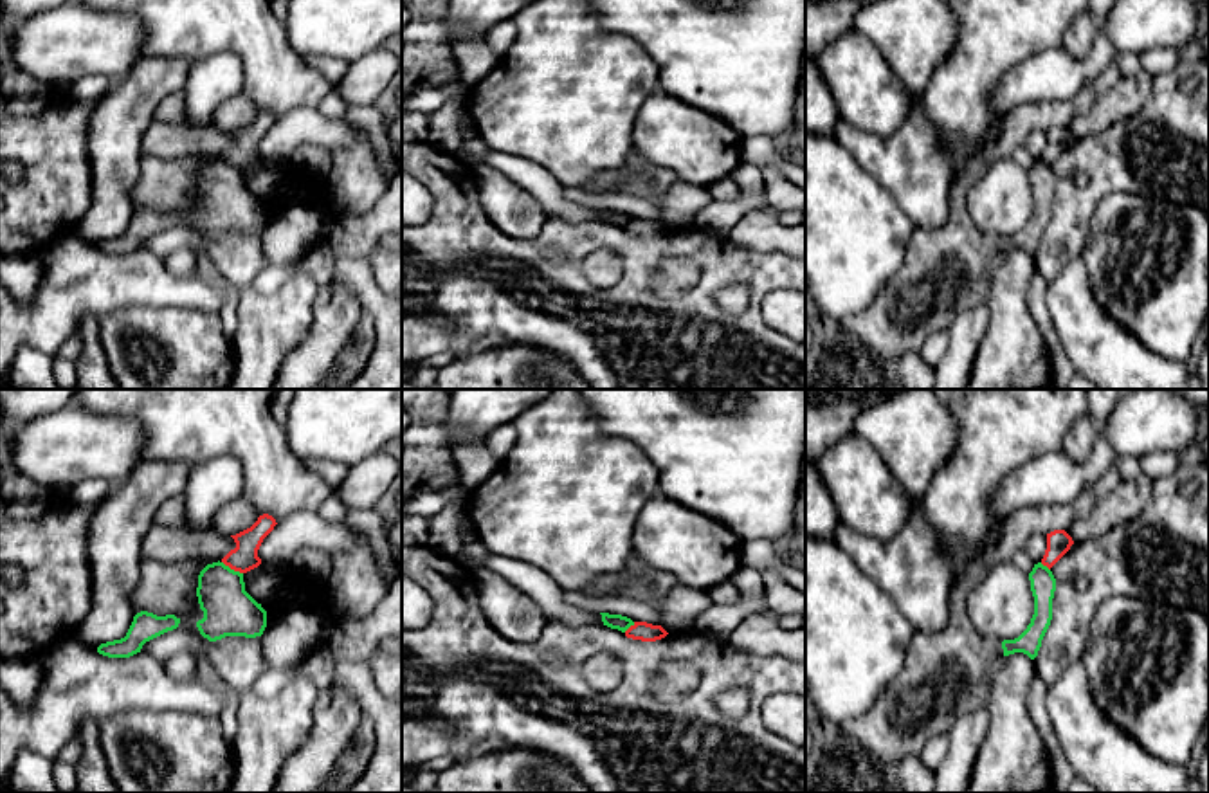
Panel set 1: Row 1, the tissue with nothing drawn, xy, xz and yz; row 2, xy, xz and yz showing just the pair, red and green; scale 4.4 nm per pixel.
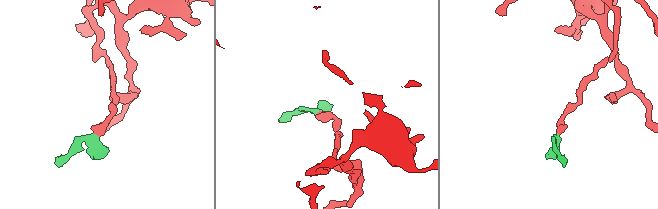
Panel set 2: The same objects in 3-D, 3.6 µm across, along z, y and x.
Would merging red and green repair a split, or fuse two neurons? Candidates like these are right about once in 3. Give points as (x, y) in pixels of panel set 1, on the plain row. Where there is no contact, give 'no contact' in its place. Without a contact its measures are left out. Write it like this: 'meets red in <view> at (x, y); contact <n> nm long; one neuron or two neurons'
meets red in xy at (233, 164); contact 110 nm long; two neurons

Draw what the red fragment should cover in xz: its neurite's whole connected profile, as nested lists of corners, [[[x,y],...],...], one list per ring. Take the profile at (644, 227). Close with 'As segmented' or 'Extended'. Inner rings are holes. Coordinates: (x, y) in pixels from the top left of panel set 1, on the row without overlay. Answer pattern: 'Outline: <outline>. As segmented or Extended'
Outline: [[[634,218],[627,227],[625,232],[641,238],[656,238],[665,234],[668,229],[661,222],[652,222],[647,218]]]. As segmented

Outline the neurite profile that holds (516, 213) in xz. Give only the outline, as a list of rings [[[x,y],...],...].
[[[490,166],[474,168],[479,202],[488,220],[506,236],[533,240],[548,220],[542,205]]]

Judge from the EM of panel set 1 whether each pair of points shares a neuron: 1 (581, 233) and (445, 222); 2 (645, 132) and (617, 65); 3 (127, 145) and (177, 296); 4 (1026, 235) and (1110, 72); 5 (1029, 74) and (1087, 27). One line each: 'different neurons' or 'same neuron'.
1: same neuron
2: different neurons
3: different neurons
4: same neuron
5: different neurons

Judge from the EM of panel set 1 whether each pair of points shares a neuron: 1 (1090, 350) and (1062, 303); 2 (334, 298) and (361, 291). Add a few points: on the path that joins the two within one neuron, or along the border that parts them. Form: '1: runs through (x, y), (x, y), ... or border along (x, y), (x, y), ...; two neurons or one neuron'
1: runs through (1090, 339), (1072, 314); one neuron
2: border along (334, 280), (352, 292), (366, 314); two neurons

